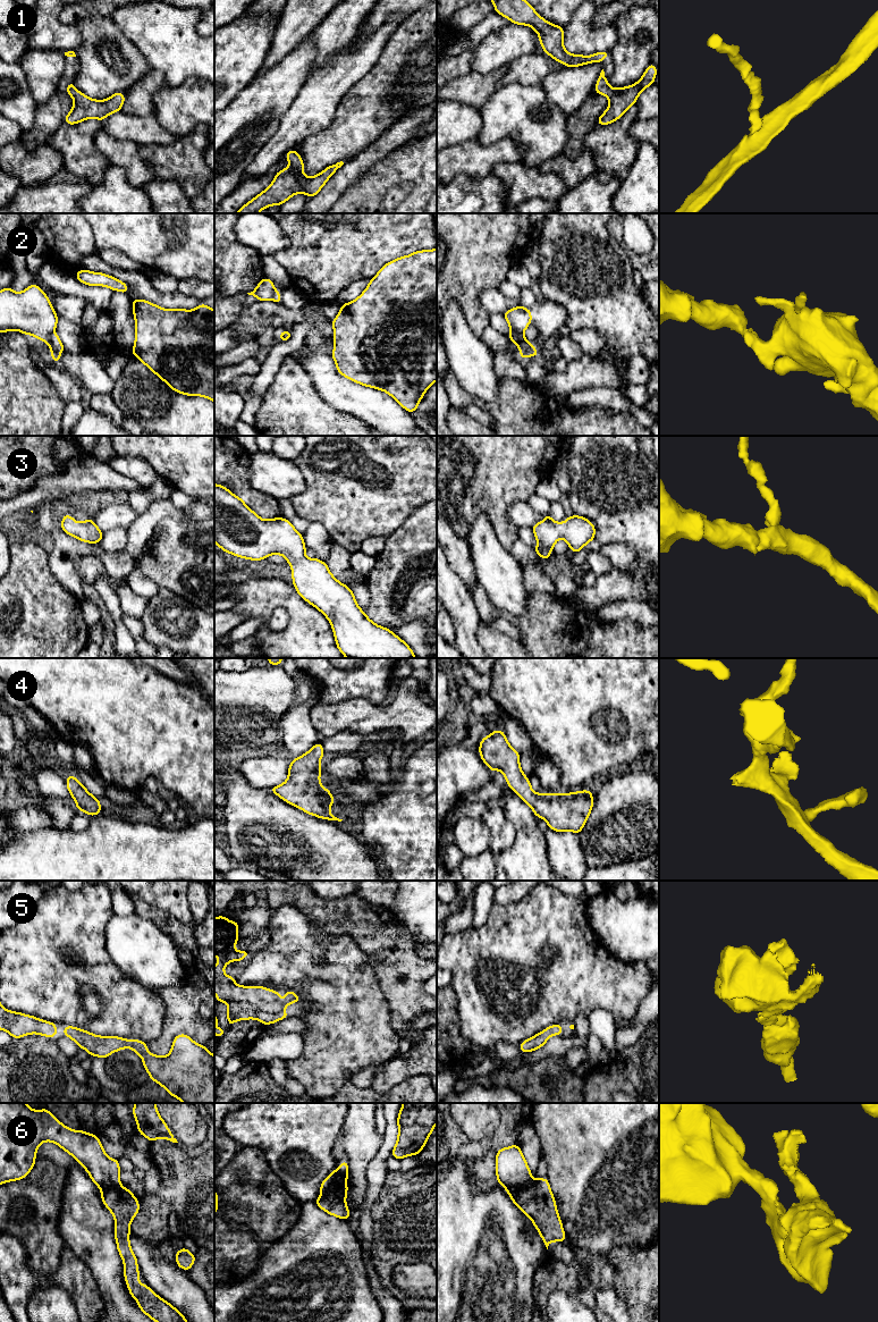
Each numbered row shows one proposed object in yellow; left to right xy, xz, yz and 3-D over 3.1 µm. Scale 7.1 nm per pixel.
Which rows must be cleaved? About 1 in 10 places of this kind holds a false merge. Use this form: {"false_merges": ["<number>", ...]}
{"false_merges": ["2", "6"]}

